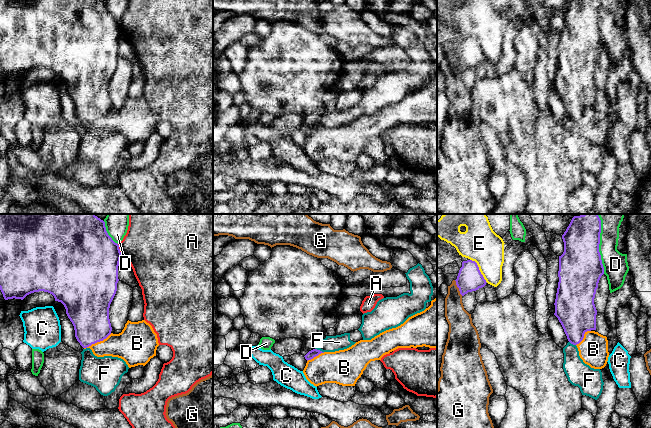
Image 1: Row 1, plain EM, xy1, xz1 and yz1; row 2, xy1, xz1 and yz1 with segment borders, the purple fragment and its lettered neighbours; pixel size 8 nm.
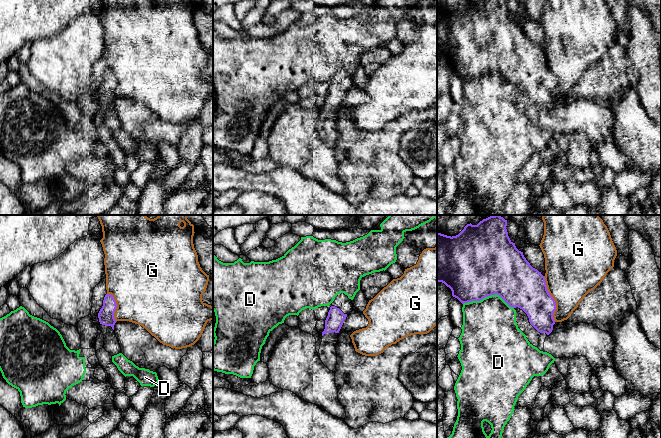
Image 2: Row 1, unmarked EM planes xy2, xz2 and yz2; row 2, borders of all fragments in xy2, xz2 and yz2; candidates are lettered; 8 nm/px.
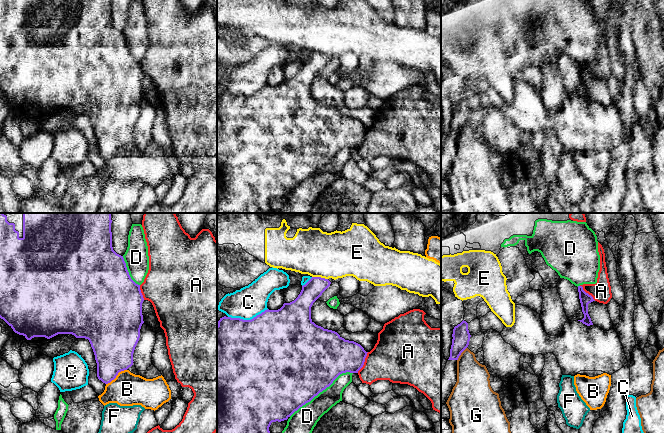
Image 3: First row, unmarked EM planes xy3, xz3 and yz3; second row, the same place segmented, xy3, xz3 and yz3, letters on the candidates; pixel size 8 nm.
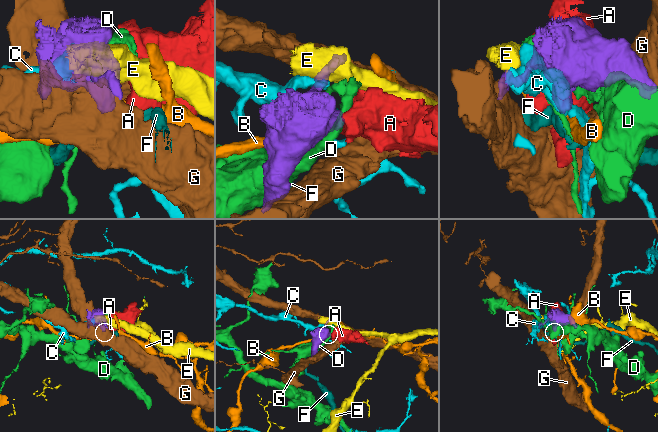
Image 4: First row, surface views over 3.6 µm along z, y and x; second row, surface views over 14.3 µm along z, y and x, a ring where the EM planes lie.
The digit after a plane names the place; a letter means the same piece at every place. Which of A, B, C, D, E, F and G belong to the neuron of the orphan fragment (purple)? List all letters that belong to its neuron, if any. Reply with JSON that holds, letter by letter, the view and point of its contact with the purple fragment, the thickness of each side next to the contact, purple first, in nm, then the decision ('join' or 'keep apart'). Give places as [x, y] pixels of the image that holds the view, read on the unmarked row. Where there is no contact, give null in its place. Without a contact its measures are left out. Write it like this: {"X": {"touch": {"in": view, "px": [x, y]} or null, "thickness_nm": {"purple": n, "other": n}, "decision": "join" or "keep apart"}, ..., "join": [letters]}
{"A": {"touch": {"in": "xz3", "px": [364, 137]}, "thickness_nm": {"purple": 320, "other": 380}, "decision": "keep apart"}, "B": {"touch": {"in": "xy1", "px": [97, 117]}, "thickness_nm": {"purple": 320, "other": 240}, "decision": "keep apart"}, "C": {"touch": {"in": "xz3", "px": [247, 96]}, "thickness_nm": {"purple": 500, "other": 260}, "decision": "keep apart"}, "D": {"touch": {"in": "xz3", "px": [320, 167]}, "thickness_nm": {"purple": 500, "other": 190}, "decision": "keep apart"}, "E": {"touch": {"in": "yz1", "px": [479, 46]}, "thickness_nm": {"purple": 200, "other": 300}, "decision": "keep apart"}, "F": {"touch": {"in": "xz1", "px": [319, 126]}, "thickness_nm": {"purple": 70, "other": 130}, "decision": "keep apart"}, "G": {"touch": {"in": "yz2", "px": [553, 75]}, "thickness_nm": {"purple": 340, "other": 400}, "decision": "keep apart"}, "join": []}

